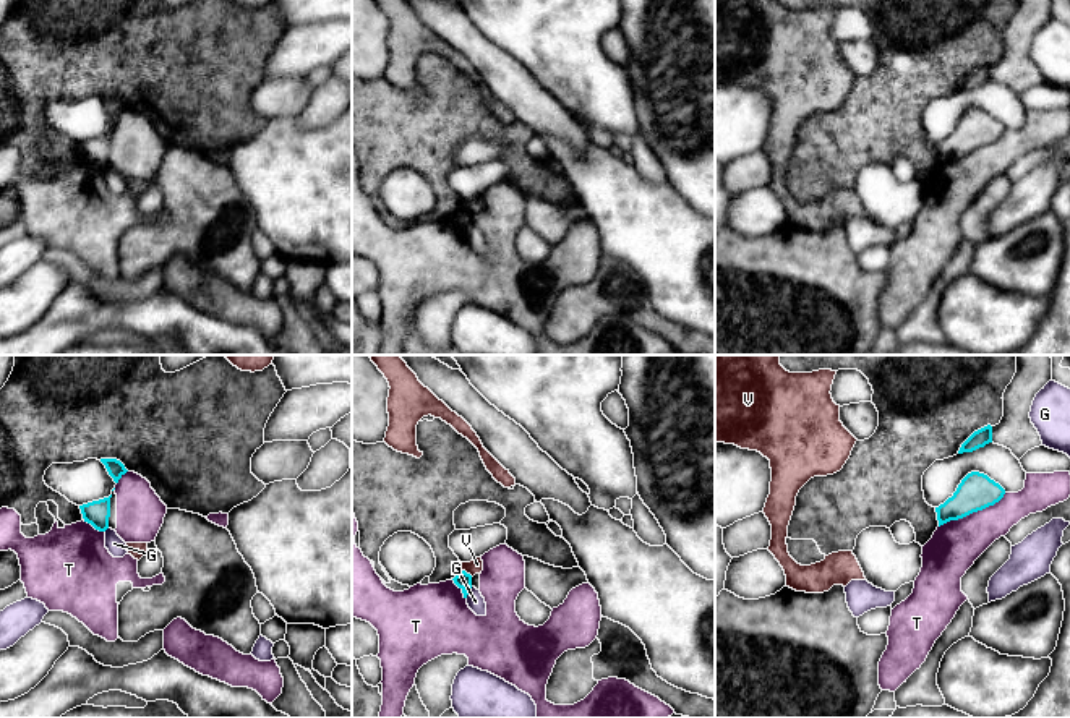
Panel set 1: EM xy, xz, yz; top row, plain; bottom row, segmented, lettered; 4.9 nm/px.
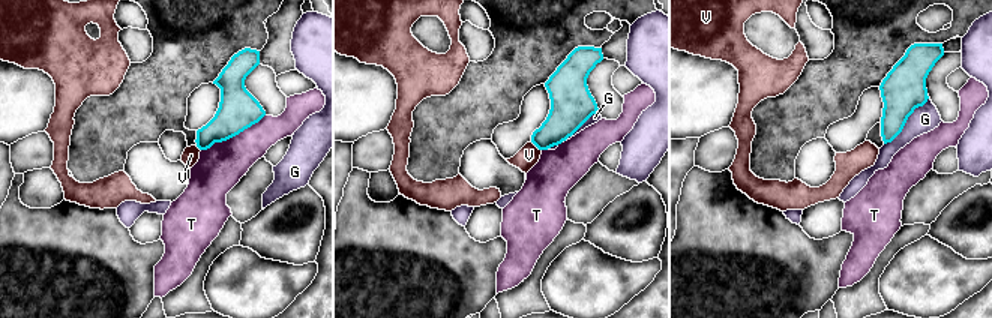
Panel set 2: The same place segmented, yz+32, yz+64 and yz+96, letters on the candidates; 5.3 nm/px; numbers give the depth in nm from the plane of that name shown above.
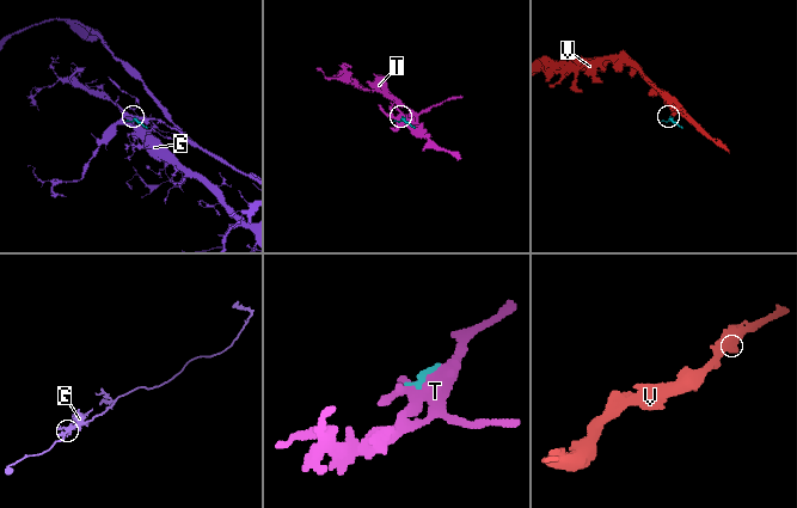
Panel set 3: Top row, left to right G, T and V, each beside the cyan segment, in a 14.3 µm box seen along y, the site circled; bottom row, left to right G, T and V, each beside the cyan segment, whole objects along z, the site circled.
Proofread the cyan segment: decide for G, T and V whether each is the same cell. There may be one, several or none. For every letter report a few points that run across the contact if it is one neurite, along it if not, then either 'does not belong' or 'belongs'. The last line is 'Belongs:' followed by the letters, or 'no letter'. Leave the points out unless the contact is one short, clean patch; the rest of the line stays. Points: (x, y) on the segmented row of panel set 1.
G: does not belong
T: does not belong
V: xz (461, 569), (472, 576) | does not belong
Belongs: no letter

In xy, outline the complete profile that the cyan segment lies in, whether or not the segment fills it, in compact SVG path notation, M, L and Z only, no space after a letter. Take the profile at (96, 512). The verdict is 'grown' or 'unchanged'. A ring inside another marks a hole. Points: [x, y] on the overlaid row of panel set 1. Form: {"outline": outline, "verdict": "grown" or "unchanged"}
{"outline": "M112 494L79 506L84 522L91 524L99 532L105 532L109 528L110 498Z", "verdict": "unchanged"}

